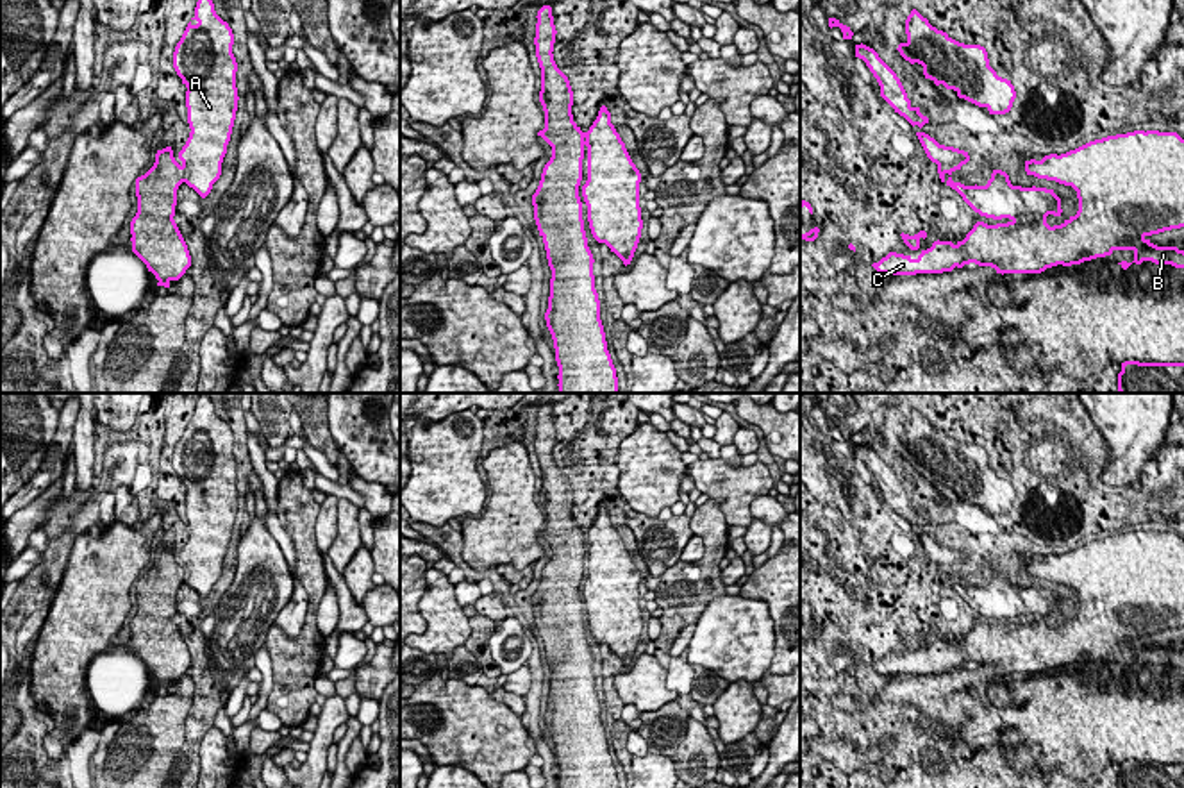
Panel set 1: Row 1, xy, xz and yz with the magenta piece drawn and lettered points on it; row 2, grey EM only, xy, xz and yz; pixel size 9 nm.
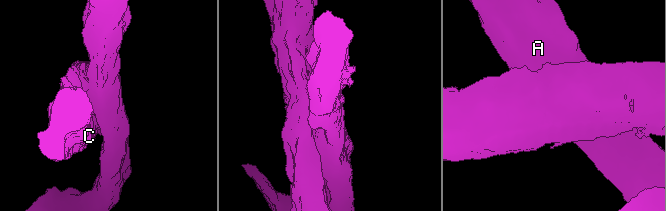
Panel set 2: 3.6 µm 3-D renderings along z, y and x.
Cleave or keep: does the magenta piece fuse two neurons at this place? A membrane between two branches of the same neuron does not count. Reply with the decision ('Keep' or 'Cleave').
Cleave

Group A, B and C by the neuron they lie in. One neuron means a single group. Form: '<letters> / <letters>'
A / B C

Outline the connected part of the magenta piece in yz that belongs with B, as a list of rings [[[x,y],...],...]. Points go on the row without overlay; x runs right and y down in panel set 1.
[[[1134,531],[1089,541],[1066,554],[1025,561],[1027,575],[1055,581],[1077,591],[1079,611],[1061,625],[1039,622],[977,622],[963,641],[934,641],[913,659],[889,652],[871,666],[884,675],[943,674],[975,663],[996,674],[1041,674],[1046,668],[1080,665],[1114,650],[1132,650],[1136,665],[1152,661],[1184,668],[1184,650],[1157,647],[1148,638],[1184,627],[1184,540],[1177,532]]]

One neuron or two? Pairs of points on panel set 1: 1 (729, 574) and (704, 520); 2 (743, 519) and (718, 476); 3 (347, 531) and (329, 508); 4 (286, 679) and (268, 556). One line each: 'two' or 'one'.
1: two
2: one
3: two
4: two

